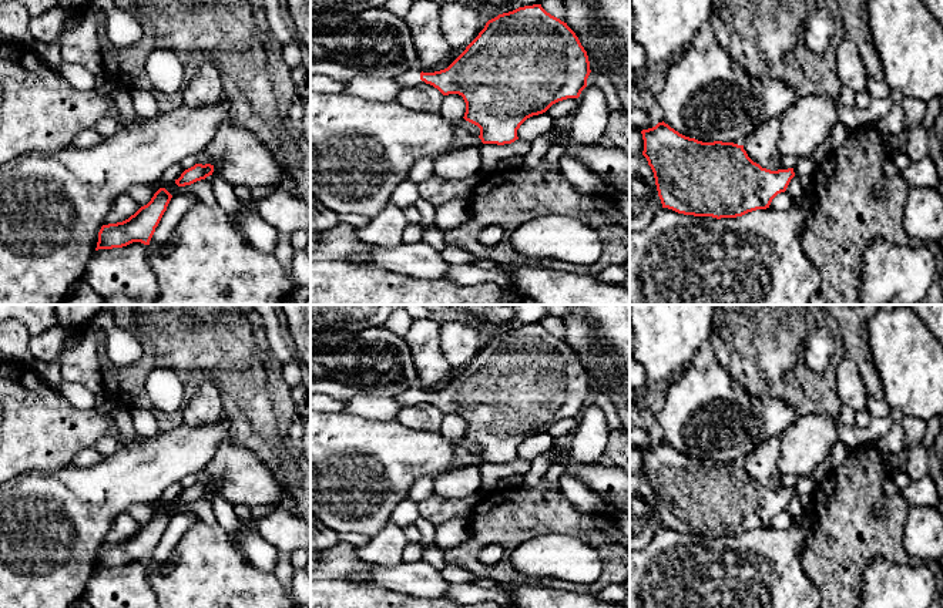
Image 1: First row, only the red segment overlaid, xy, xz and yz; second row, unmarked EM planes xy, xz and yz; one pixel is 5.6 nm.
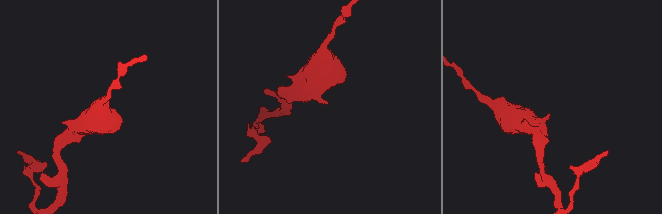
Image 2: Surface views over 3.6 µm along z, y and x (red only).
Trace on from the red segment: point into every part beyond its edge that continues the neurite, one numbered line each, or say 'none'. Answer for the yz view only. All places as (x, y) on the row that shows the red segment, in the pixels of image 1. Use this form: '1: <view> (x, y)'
none

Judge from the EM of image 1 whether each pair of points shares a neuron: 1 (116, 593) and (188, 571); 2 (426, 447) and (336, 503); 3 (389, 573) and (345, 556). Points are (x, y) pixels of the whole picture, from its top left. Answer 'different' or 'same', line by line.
1: different
2: same
3: different

